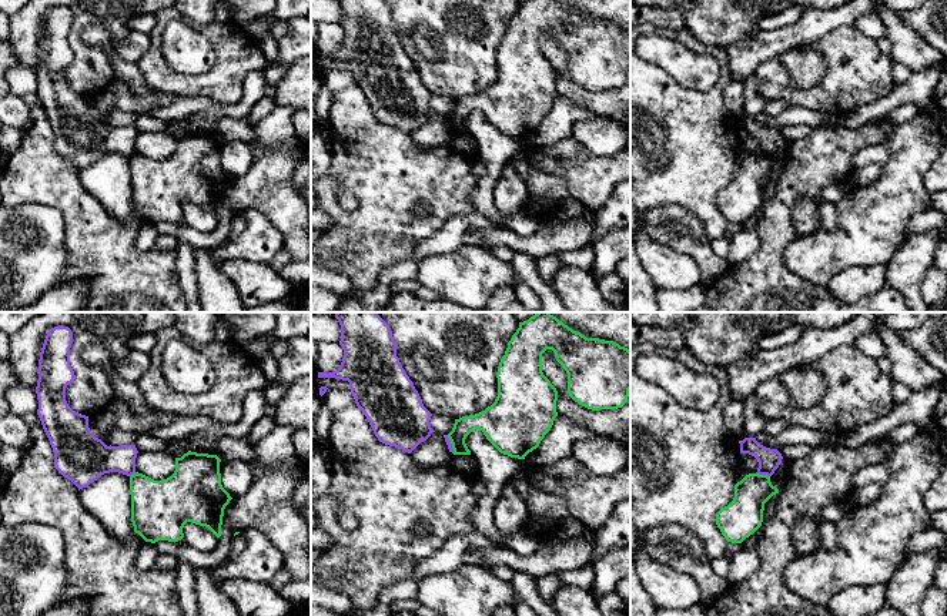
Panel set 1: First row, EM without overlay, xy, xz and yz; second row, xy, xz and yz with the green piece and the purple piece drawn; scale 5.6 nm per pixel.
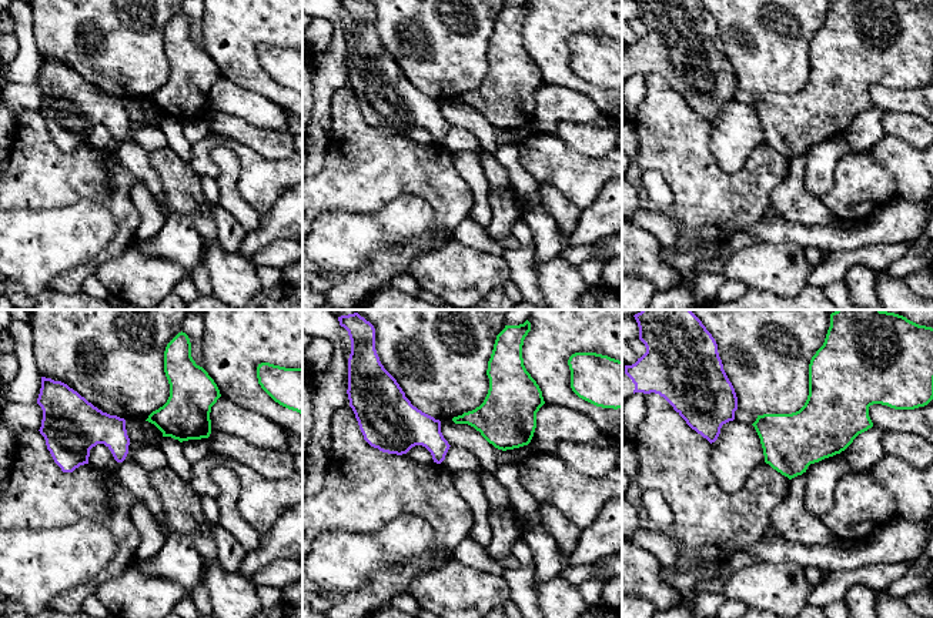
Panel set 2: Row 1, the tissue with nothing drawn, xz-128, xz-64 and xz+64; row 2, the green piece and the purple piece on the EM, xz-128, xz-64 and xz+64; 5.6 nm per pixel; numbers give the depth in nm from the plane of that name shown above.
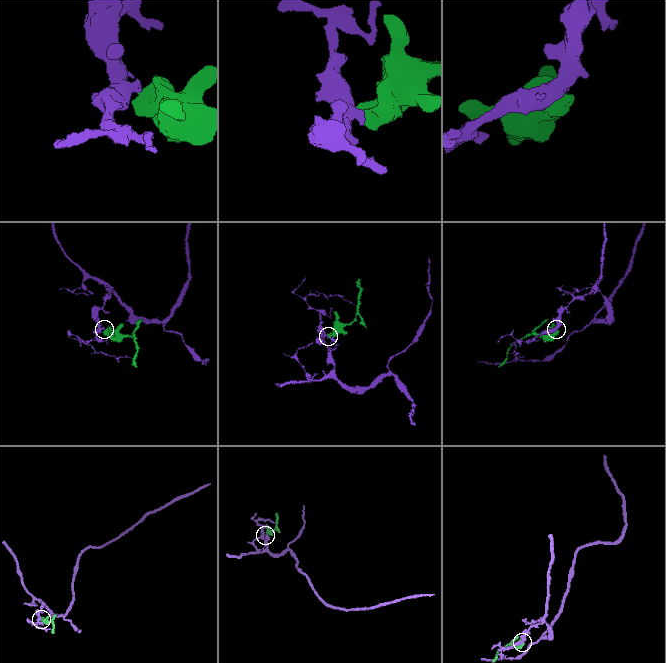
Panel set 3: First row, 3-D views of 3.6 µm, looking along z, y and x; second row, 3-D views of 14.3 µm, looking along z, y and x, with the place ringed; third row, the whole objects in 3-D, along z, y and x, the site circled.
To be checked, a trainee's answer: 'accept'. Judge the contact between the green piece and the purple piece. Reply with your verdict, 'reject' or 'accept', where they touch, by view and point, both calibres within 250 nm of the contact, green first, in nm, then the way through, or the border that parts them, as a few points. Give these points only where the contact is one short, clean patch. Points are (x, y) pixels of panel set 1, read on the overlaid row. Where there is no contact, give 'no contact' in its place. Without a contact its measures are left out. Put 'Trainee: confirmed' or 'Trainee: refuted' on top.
Trainee: refuted
reject; meets green in yz at (763, 475); 200 nm thick on the green side, 130 nm on the other; border along yz (756, 472), (769, 476)

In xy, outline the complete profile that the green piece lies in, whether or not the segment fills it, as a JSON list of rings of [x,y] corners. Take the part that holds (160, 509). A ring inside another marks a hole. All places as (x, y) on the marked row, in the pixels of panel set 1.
[[[188,451],[175,458],[174,473],[154,481],[135,472],[130,476],[131,522],[145,542],[178,542],[187,522],[221,536],[224,509],[232,499],[221,485],[221,459]]]

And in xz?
[[[536,312],[528,321],[519,322],[519,328],[508,342],[505,355],[502,356],[496,378],[498,378],[498,396],[495,402],[485,411],[455,419],[452,431],[448,438],[452,443],[454,455],[471,455],[465,439],[466,436],[479,429],[486,439],[503,455],[511,458],[525,459],[525,456],[536,449],[545,435],[551,431],[556,412],[558,391],[542,372],[542,354],[546,349],[555,352],[556,361],[568,374],[568,394],[579,405],[592,409],[618,409],[628,402],[630,391],[630,351],[613,341],[599,338],[586,338],[580,332],[573,331],[556,317],[549,312]]]

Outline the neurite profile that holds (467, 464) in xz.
[[[454,455],[451,466],[469,476],[478,471],[478,462],[472,455]]]

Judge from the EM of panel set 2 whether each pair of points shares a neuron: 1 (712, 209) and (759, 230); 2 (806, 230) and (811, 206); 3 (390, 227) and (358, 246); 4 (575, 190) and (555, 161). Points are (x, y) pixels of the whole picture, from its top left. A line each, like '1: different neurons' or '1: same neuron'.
1: different neurons
2: different neurons
3: same neuron
4: same neuron

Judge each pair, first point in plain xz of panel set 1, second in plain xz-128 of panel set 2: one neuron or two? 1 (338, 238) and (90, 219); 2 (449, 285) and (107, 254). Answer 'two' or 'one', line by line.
1: two
2: two

